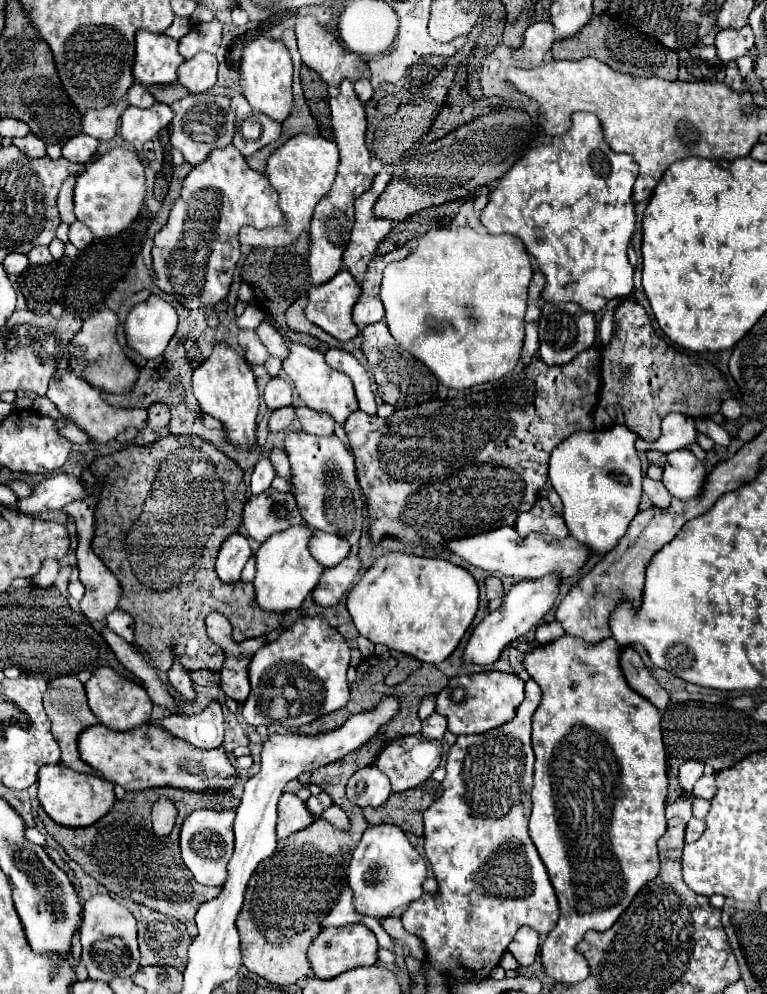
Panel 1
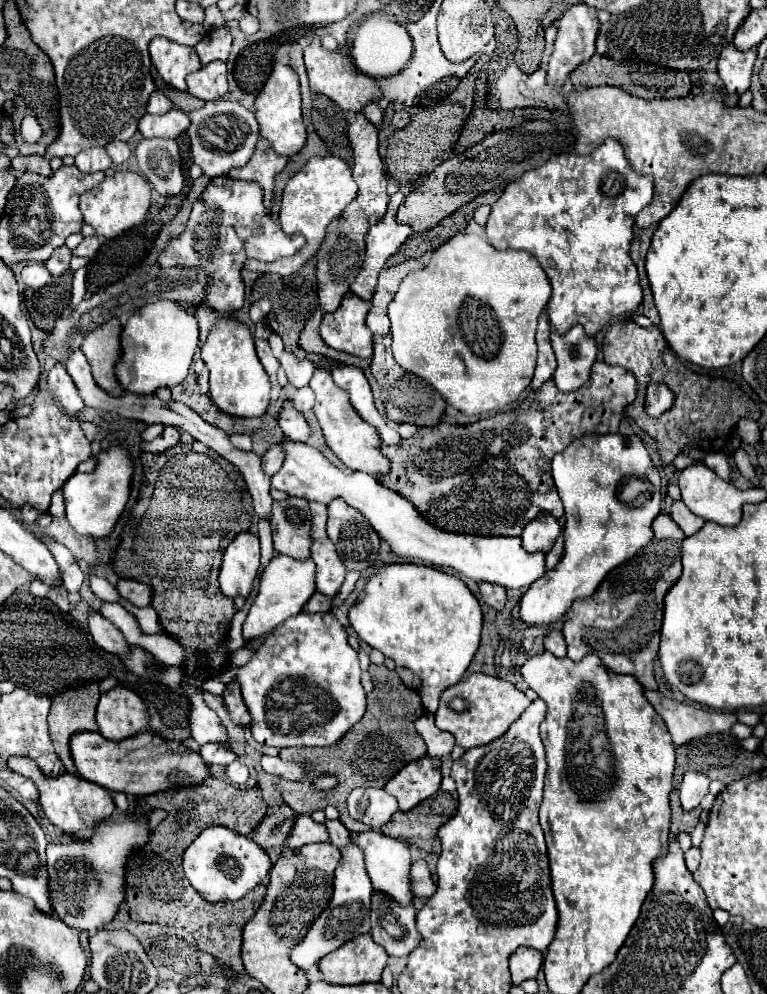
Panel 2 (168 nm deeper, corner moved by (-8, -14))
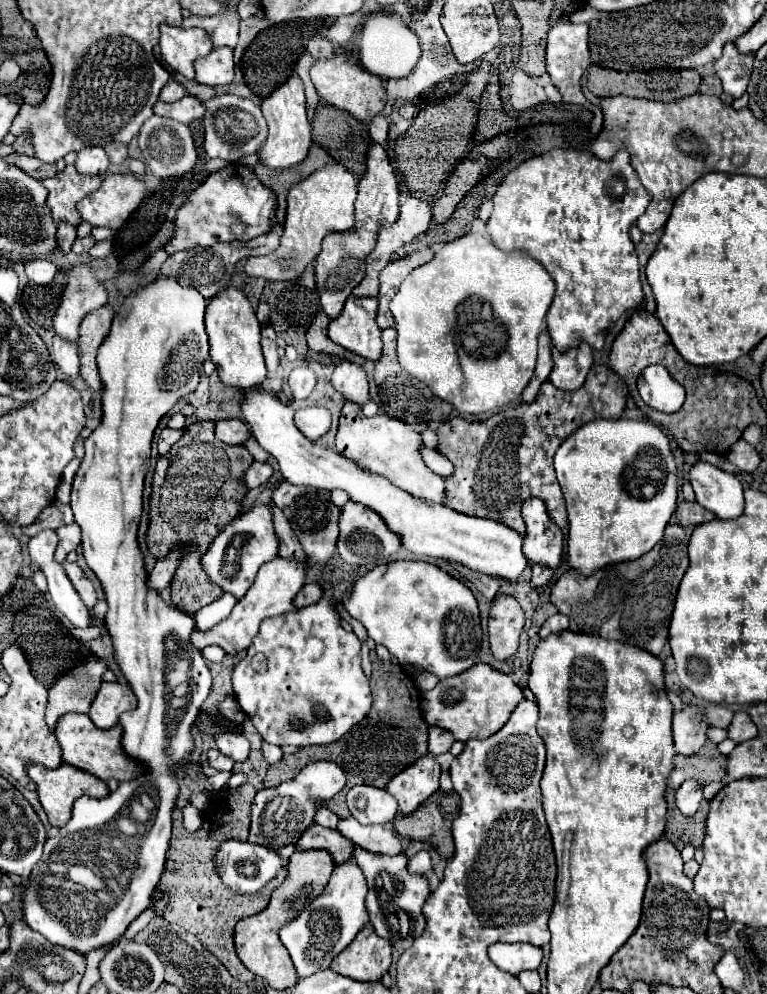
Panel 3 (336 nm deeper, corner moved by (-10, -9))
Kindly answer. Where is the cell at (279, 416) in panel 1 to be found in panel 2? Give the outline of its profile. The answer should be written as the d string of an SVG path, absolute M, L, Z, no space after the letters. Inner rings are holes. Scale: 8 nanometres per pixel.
M280 442L272 444L272 446L268 448L268 452L264 454L264 460L262 460L262 470L264 470L268 476L276 474L276 472L280 470L280 466L284 464L284 456L286 456L284 446L280 446Z

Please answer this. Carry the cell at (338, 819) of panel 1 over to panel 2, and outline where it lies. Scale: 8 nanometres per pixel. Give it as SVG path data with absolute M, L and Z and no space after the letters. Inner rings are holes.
M350 840L350 844L346 844L342 850L344 852L342 852L342 860L336 868L334 894L332 894L332 902L328 904L328 910L322 910L322 914L316 918L316 922L312 922L312 928L308 930L304 942L294 946L294 950L290 952L292 962L296 966L300 966L302 970L312 968L322 956L326 956L328 952L334 952L344 942L370 932L368 918L370 918L372 884L364 870L364 850L360 846L356 846L354 840Z

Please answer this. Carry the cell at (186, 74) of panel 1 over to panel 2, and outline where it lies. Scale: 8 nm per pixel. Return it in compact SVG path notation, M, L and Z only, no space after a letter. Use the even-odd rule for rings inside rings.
M210 62L208 66L202 66L198 72L188 74L186 78L188 94L210 102L226 96L228 82L226 82L226 64L224 62Z

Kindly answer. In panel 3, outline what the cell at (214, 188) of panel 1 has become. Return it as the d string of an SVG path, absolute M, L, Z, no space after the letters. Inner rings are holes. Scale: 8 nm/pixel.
M230 163L230 167L212 173L176 211L176 231L164 249L168 255L172 255L176 251L212 247L214 243L254 239L272 229L274 209L276 193L266 187L250 167L242 163Z

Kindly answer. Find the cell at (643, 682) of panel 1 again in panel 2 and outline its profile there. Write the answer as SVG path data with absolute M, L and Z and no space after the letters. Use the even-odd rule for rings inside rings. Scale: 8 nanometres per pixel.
M644 690L644 696L654 706L654 710L664 718L674 744L686 744L694 738L702 738L714 732L728 732L738 722L734 712L708 712L692 704L680 706L680 702L664 698L658 690Z

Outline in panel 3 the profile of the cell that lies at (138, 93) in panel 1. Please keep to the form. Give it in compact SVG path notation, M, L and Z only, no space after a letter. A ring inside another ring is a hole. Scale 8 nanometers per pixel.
M170 79L170 81L164 85L162 93L160 93L160 101L178 101L178 99L182 99L184 95L186 95L186 89L184 89L178 81Z

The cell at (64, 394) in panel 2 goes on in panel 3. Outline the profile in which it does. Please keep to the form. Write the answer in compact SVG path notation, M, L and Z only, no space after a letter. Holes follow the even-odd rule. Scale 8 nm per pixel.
M54 335L54 345L52 345L52 353L50 353L52 361L58 365L60 373L68 379L78 375L78 349L72 341L62 339L60 335Z

